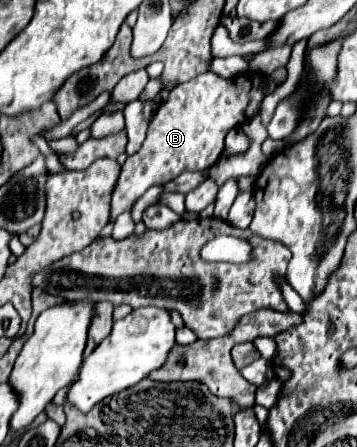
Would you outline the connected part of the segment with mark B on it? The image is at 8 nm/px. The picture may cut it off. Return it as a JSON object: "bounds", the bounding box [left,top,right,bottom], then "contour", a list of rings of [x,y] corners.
{"bounds":[111,72,263,220],"contour":[[[203,72],[189,82],[175,86],[171,94],[163,90],[157,104],[165,104],[149,122],[147,138],[141,150],[133,156],[127,156],[125,164],[121,166],[121,174],[111,200],[111,220],[121,212],[127,212],[133,202],[141,198],[143,192],[151,186],[165,184],[187,170],[203,172],[205,168],[213,166],[223,152],[225,134],[233,126],[243,124],[259,112],[263,100],[261,84],[263,76],[257,72],[247,72],[233,80],[225,80],[221,76],[215,76],[213,72]]]}

